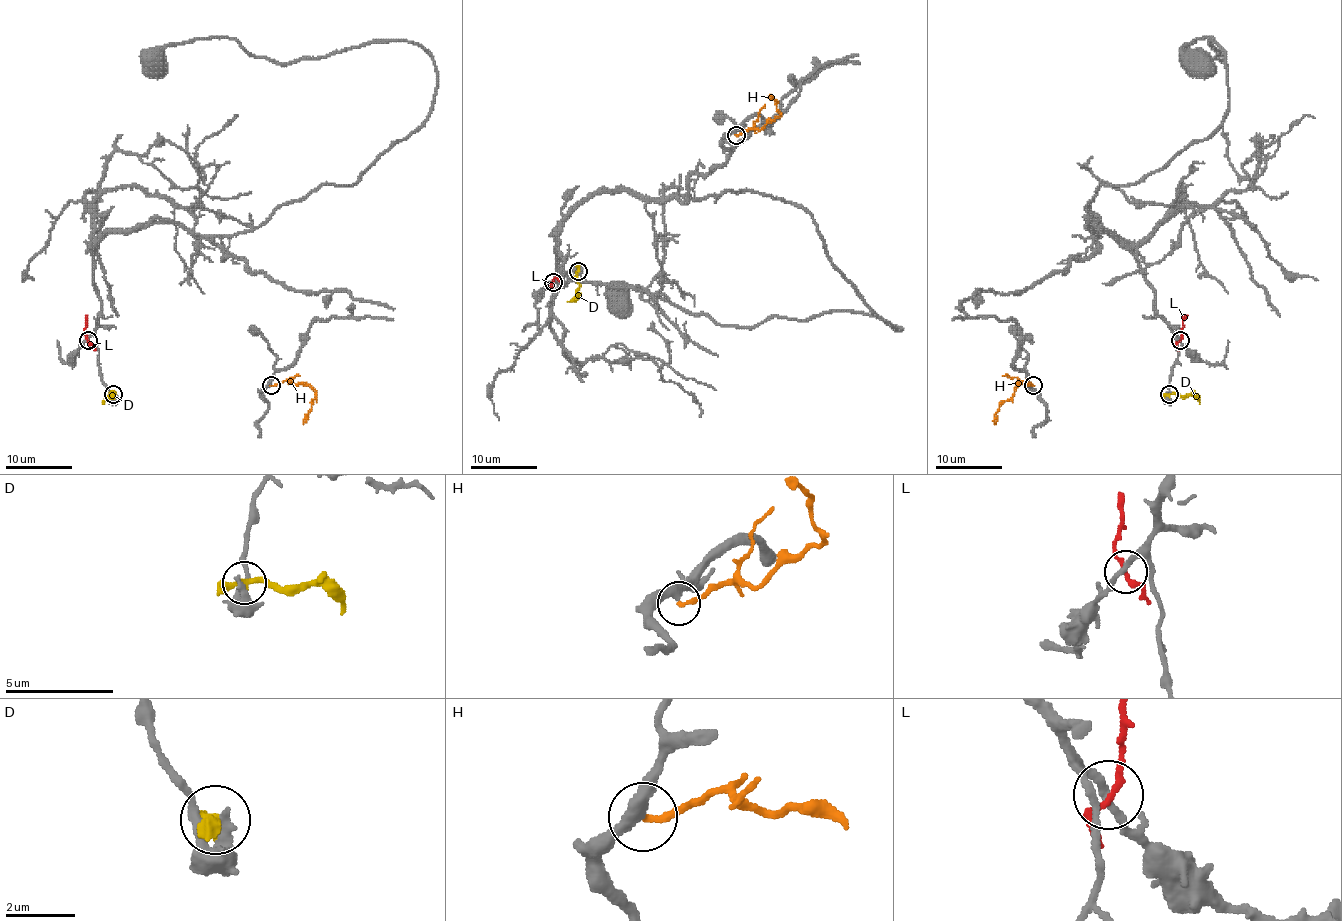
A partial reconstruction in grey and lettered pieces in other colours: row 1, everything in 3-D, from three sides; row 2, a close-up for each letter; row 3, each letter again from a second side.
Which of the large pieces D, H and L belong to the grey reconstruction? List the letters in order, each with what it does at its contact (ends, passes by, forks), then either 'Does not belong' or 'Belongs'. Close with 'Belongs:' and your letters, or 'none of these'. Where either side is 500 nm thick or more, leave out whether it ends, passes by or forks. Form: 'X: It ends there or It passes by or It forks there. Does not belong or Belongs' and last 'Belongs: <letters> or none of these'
D: It passes by. Does not belong
H: It ends there. Does not belong
L: It passes by. Does not belong
Belongs: none of these

